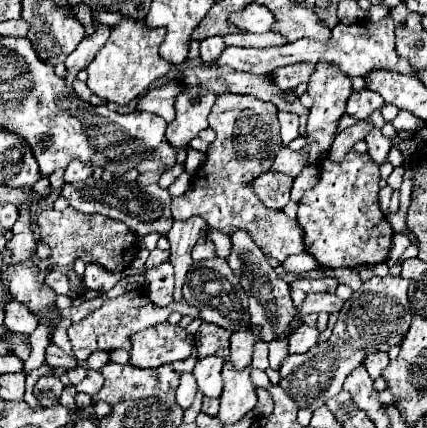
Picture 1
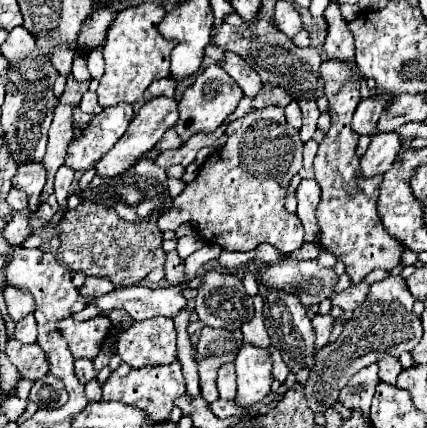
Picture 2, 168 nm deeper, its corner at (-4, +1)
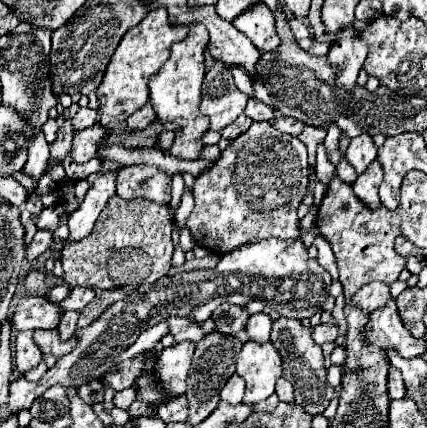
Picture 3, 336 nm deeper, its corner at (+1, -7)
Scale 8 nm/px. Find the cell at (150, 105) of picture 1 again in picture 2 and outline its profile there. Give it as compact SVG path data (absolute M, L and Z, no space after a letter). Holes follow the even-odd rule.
M156 96L150 98L148 102L144 102L144 106L140 108L140 112L134 116L134 120L128 126L128 132L124 132L124 136L118 140L118 144L114 144L114 148L96 164L96 172L100 176L116 176L126 172L130 166L136 164L136 158L140 158L142 154L150 152L154 148L154 144L162 138L162 134L172 128L180 118L178 112L178 104L172 98L166 96Z

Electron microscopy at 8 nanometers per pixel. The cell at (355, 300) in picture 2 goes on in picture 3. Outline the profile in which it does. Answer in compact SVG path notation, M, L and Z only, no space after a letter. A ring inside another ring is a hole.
M375 282L375 284L367 284L367 288L361 288L355 294L355 304L359 304L363 308L363 312L371 314L373 310L383 308L389 298L391 298L389 286L383 282Z

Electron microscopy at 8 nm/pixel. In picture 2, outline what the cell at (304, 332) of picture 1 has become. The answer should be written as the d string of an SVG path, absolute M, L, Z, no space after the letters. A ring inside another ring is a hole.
M316 314L312 318L312 328L314 328L314 334L316 334L316 342L314 342L316 348L322 348L328 342L330 332L332 332L332 322L334 322L332 316L320 316L320 314Z

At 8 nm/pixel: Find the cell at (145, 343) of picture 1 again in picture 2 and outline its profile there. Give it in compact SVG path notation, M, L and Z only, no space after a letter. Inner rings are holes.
M172 318L132 322L116 334L118 356L132 368L170 364L178 358L176 328Z

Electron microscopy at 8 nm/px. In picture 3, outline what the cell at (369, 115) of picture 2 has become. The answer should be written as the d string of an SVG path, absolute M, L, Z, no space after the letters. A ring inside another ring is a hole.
M361 134L353 138L345 152L345 160L355 168L357 176L363 174L375 158L377 158L377 146L373 144L369 134Z

